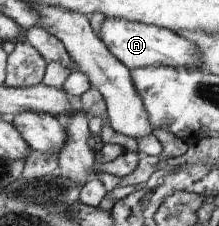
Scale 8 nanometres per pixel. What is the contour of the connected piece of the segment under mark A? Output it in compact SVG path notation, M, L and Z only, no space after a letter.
M105 18L98 32L104 44L131 71L147 66L171 66L174 68L202 69L201 47L178 33L157 26L128 22L124 19Z

